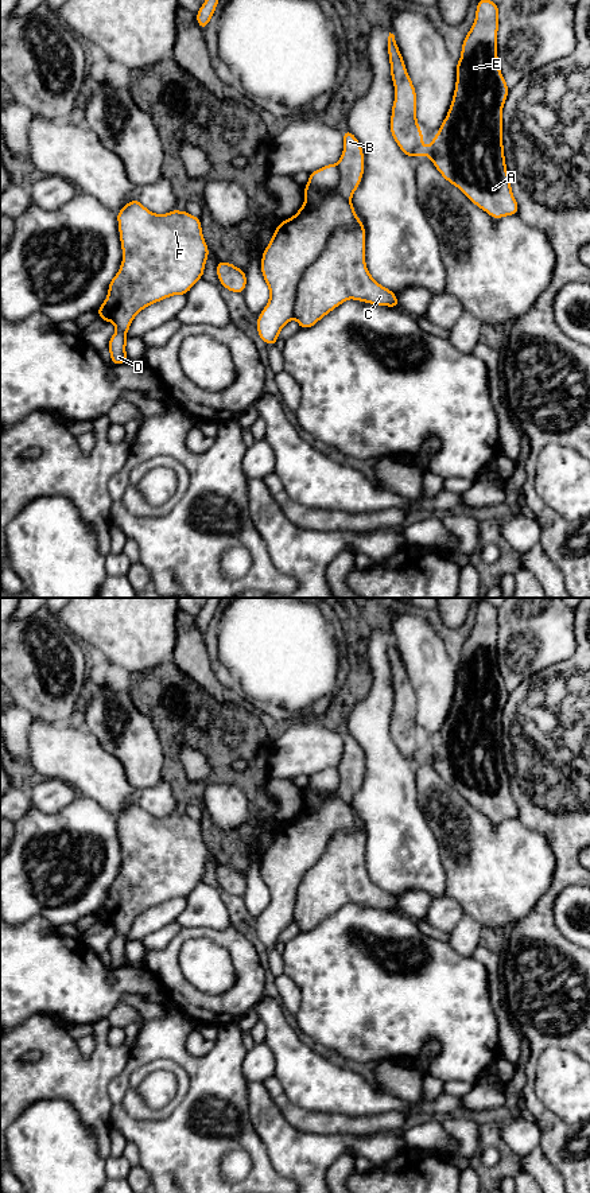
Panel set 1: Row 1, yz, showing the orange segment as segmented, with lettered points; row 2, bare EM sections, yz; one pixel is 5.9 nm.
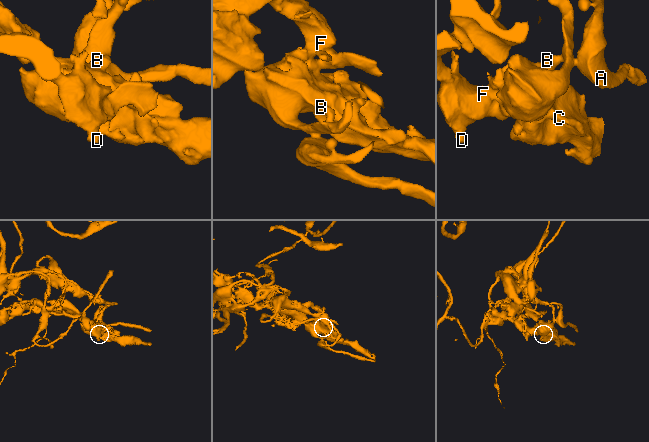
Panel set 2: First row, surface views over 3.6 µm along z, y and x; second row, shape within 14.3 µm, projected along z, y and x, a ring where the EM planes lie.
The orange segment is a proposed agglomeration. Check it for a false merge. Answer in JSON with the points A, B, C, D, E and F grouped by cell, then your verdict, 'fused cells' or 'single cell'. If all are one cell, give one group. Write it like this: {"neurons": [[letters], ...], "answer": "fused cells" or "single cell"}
{"neurons": [["A", "B", "C", "D", "E", "F"]], "answer": "single cell"}

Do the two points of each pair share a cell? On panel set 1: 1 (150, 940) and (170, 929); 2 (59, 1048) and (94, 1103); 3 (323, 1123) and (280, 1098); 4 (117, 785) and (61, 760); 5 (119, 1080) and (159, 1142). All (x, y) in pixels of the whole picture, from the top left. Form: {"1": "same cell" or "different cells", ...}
{"1": "same cell", "2": "same cell", "3": "same cell", "4": "same cell", "5": "same cell"}

